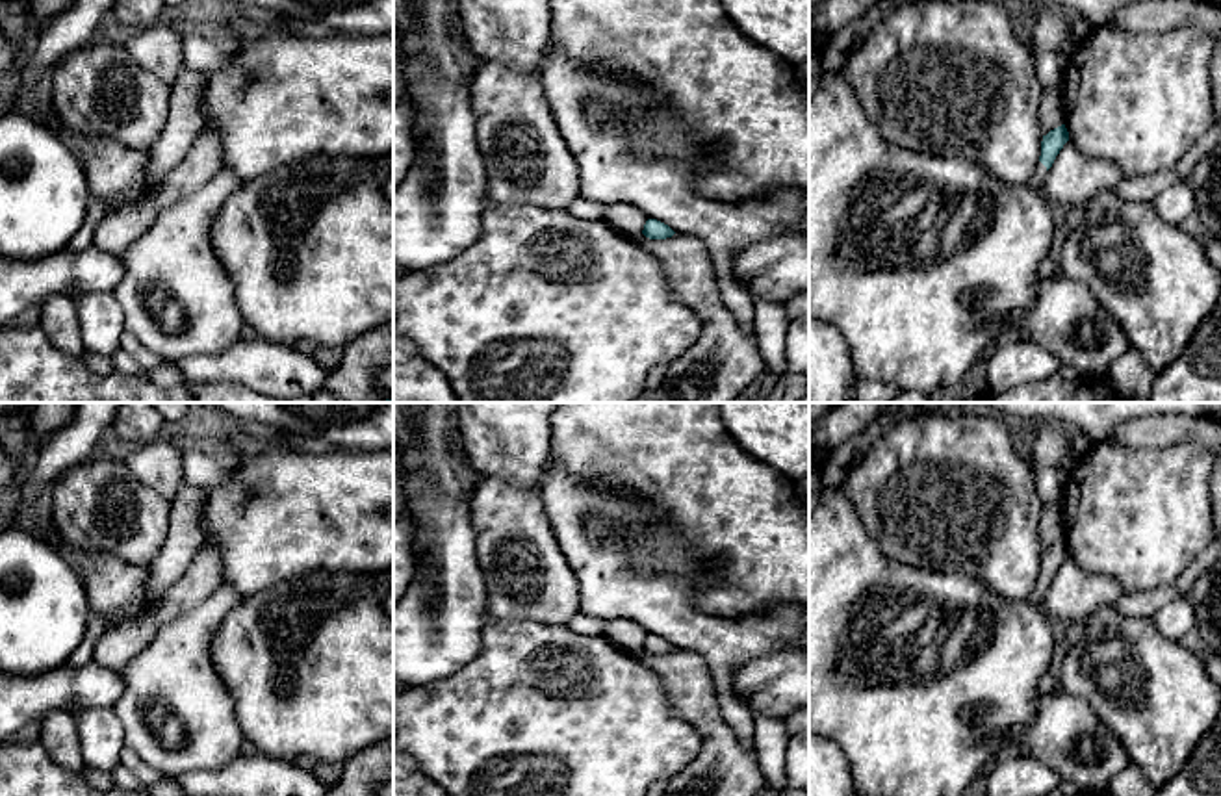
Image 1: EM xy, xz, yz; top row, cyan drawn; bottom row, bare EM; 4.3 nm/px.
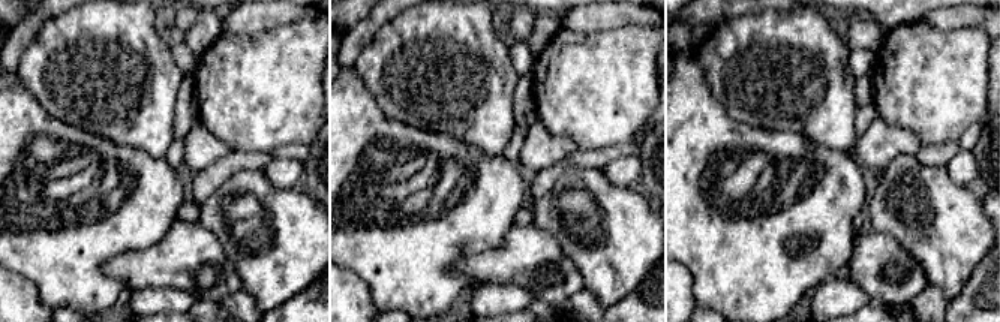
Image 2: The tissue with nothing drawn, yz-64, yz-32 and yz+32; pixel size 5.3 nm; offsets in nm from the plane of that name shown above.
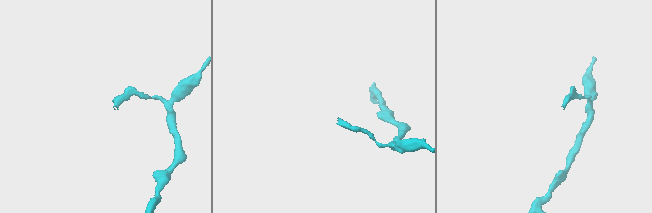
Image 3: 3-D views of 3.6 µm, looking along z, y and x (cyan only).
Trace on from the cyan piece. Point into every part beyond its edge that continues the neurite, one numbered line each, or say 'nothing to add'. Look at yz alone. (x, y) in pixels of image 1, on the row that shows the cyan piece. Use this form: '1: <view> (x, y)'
1: yz (1036, 182)

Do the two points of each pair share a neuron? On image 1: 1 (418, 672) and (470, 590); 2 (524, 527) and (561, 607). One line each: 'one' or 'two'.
1: one
2: one

